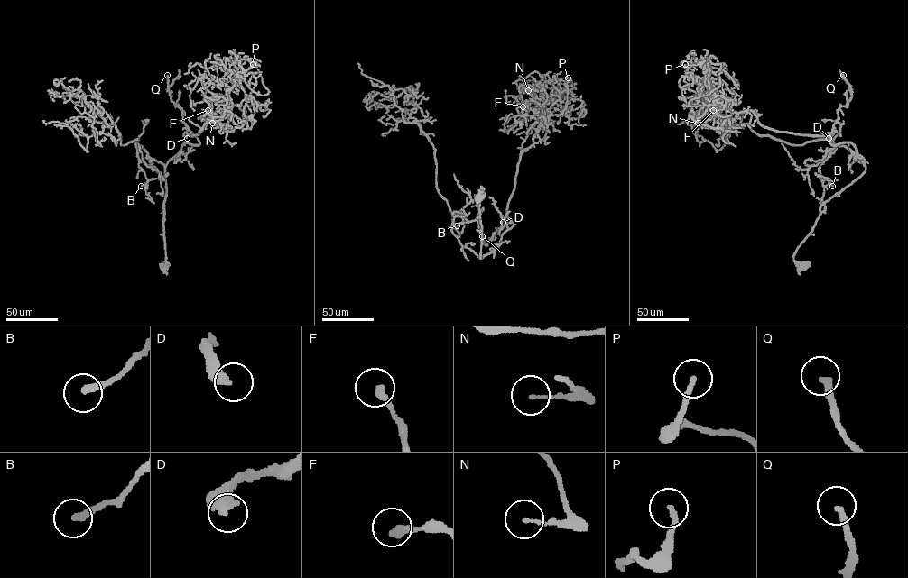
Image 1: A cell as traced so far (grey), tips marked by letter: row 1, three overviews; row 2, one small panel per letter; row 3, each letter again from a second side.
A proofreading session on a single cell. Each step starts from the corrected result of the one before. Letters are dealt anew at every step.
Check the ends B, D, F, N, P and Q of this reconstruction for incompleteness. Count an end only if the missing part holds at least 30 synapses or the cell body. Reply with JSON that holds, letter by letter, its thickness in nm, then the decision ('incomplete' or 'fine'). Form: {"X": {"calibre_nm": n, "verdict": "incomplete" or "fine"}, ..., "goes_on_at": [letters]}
{"B": {"calibre_nm": 260, "verdict": "fine"}, "D": {"calibre_nm": 440, "verdict": "incomplete"}, "F": {"calibre_nm": 300, "verdict": "fine"}, "N": {"calibre_nm": 100, "verdict": "fine"}, "P": {"calibre_nm": 180, "verdict": "fine"}, "Q": {"calibre_nm": 240, "verdict": "fine"}, "goes_on_at": ["D"]}

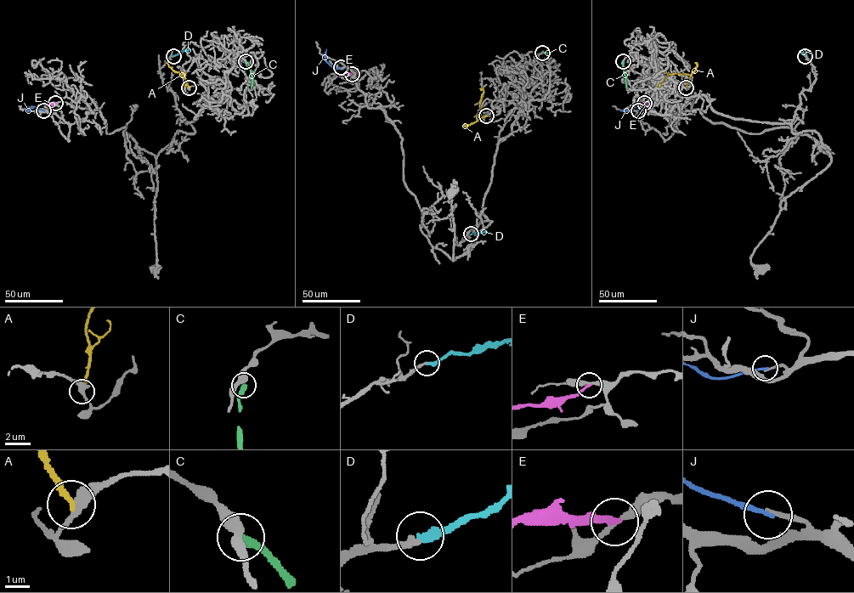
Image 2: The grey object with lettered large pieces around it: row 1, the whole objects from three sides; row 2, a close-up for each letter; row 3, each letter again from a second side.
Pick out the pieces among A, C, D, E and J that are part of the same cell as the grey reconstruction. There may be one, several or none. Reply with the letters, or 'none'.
D

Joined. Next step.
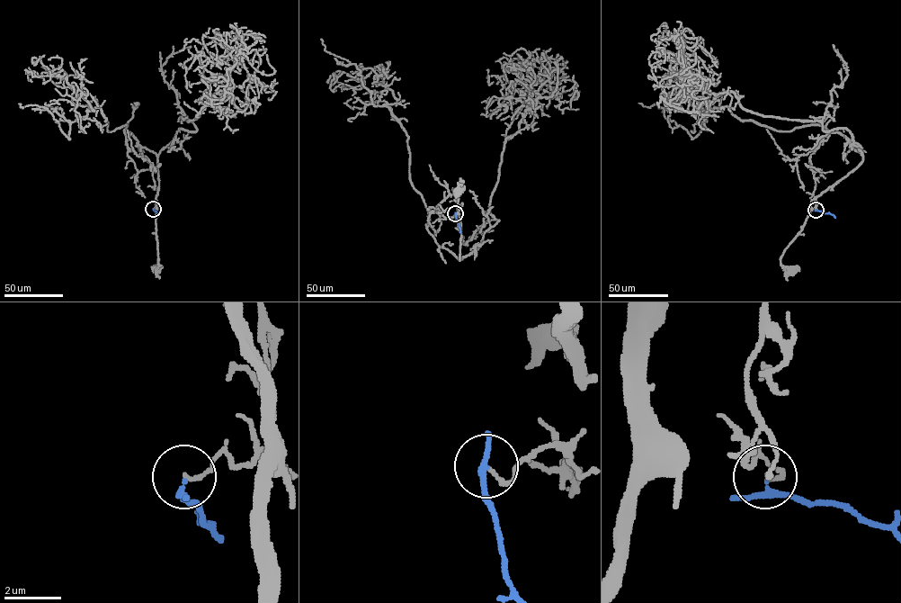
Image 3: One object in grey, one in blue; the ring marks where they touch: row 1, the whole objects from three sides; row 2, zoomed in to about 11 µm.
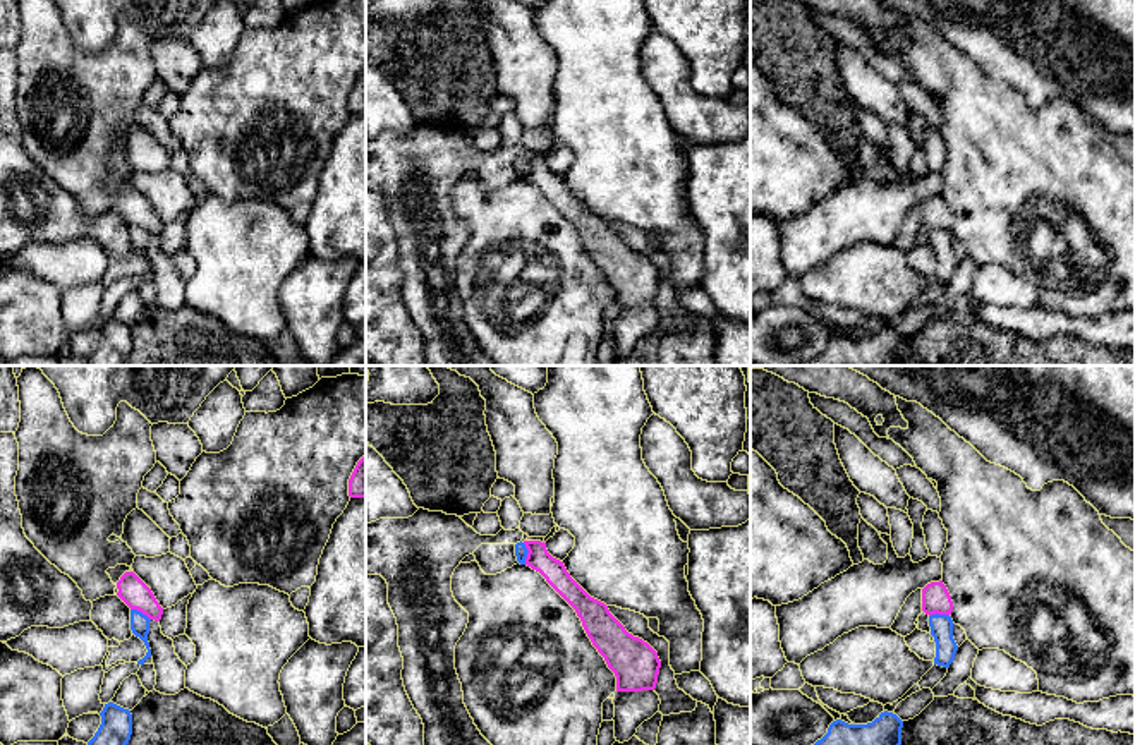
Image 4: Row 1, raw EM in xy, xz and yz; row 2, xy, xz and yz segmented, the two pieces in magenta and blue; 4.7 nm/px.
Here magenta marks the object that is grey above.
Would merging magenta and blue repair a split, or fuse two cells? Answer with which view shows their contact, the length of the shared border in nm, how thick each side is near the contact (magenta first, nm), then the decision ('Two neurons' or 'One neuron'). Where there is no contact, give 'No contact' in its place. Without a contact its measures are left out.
Touches magenta in xz. Shared border 110 nm. Thickness 110 nm (magenta) against 60 nm. Two neurons

